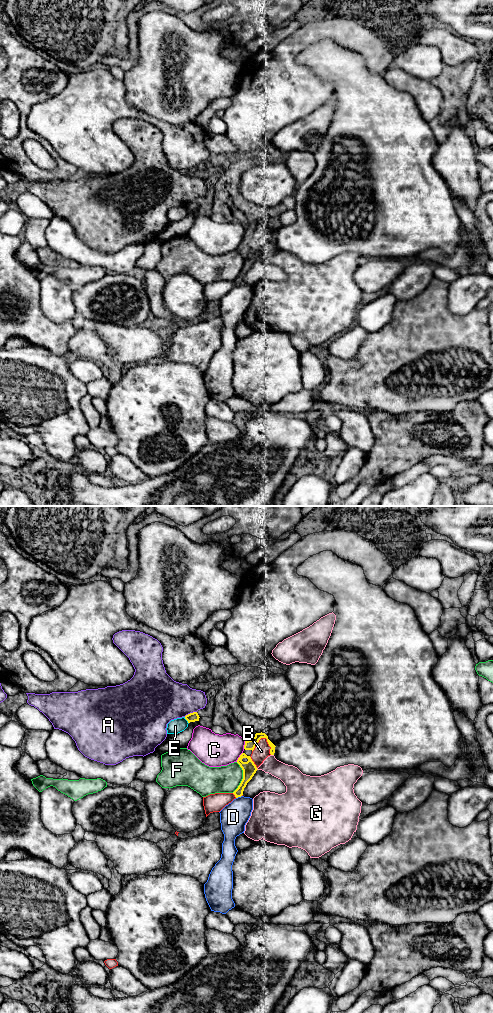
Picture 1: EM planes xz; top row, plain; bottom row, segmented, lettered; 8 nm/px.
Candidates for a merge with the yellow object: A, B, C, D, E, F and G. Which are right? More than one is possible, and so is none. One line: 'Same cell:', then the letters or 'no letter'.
Same cell: B

